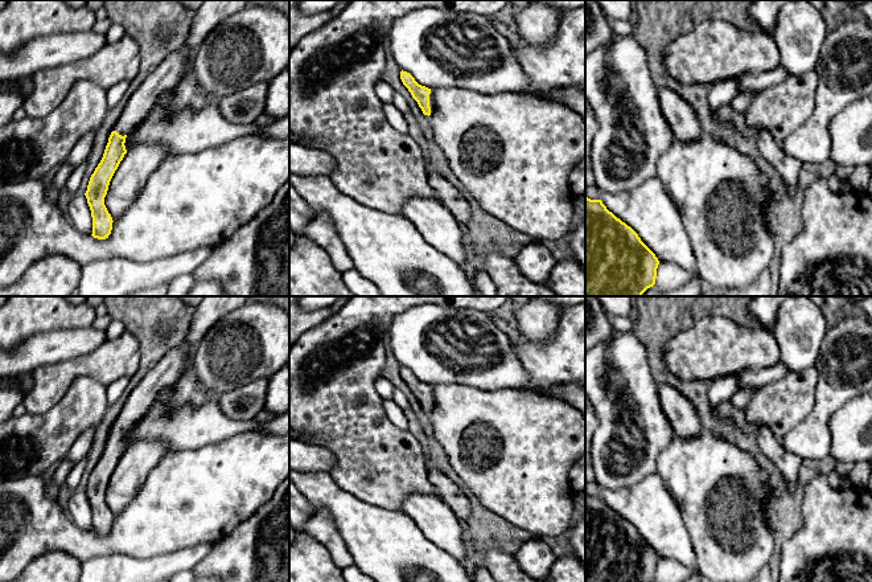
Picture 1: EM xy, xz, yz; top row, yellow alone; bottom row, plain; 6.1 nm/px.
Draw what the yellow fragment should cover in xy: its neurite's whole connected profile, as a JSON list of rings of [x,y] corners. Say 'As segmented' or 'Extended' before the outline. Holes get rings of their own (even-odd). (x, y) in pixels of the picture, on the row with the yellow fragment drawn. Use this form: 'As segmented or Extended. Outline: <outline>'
Extended. Outline: [[[184,45],[168,54],[131,94],[85,193],[91,210],[91,235],[94,238],[106,239],[112,230],[114,221],[104,205],[104,197],[115,171],[127,153],[126,138],[148,116],[156,103],[190,71],[190,66],[190,50]]]

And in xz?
Extended. Outline: [[[400,71],[400,79],[411,93],[412,98],[418,102],[423,114],[429,116],[435,104],[433,91],[425,86],[419,85],[407,71]]]

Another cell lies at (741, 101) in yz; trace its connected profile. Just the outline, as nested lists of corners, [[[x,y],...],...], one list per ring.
[[[744,91],[739,93],[731,102],[731,107],[736,111],[745,111],[745,108],[757,97],[758,91]]]

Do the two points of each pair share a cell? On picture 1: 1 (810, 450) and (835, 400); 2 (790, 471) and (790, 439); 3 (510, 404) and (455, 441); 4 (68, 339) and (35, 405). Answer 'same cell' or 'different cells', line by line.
1: same cell
2: different cells
3: same cell
4: different cells

